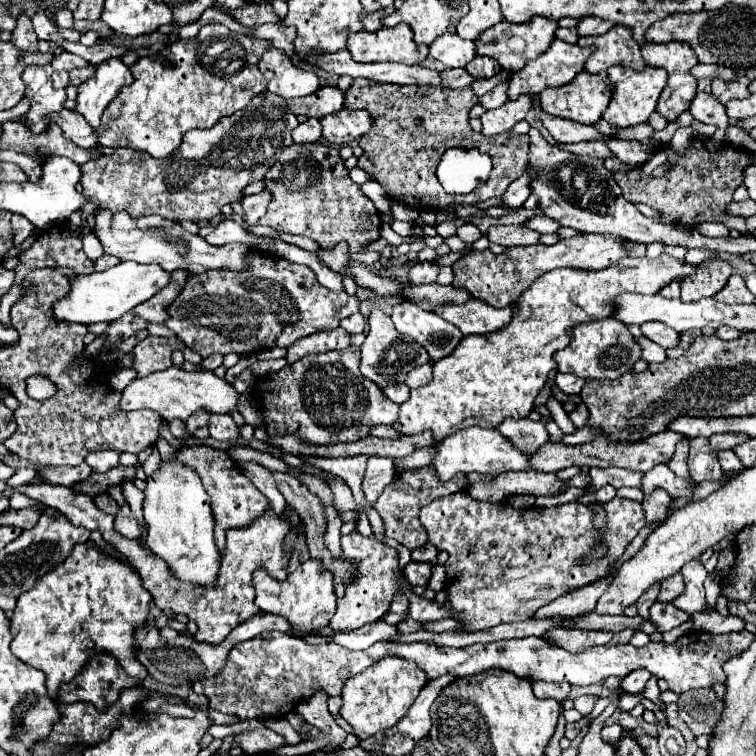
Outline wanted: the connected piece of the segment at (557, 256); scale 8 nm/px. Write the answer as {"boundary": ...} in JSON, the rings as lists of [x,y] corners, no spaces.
{"boundary":[[[576,235],[572,239],[562,239],[556,245],[526,245],[526,247],[510,247],[502,255],[492,255],[486,251],[472,251],[464,257],[460,257],[452,269],[454,269],[454,281],[456,289],[468,291],[476,299],[484,299],[492,307],[508,307],[524,289],[528,289],[540,275],[558,269],[558,267],[574,267],[574,269],[606,269],[612,263],[616,263],[620,257],[626,255],[622,237],[614,235]]]}

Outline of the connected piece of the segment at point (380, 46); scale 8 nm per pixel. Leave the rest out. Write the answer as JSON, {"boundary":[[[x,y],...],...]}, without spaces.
{"boundary":[[[406,23],[382,27],[376,33],[358,31],[348,35],[348,51],[358,63],[396,61],[404,65],[418,65],[428,55],[428,45],[414,43],[414,33]]]}

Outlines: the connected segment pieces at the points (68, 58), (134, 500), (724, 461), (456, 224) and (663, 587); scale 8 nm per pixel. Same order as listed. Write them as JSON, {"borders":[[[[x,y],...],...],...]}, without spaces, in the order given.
{"borders":[[[[62,51],[62,53],[60,53],[58,57],[54,57],[54,61],[52,61],[52,67],[54,67],[56,71],[60,71],[60,69],[72,71],[72,69],[76,69],[76,67],[86,67],[86,65],[88,65],[86,59],[78,57],[78,55],[72,55],[72,53],[68,53],[68,51]]],[[[126,481],[124,485],[122,485],[122,489],[124,489],[124,495],[126,495],[126,501],[128,501],[128,505],[130,505],[130,509],[132,509],[132,515],[138,519],[138,523],[140,523],[140,527],[142,527],[142,535],[140,535],[140,545],[142,545],[142,549],[146,549],[146,551],[150,551],[148,549],[148,545],[146,545],[146,523],[144,523],[144,513],[142,513],[142,509],[144,509],[144,493],[140,491],[140,489],[136,489],[134,487],[134,483],[130,483],[130,481]]],[[[720,451],[718,453],[718,461],[720,461],[720,465],[722,465],[722,469],[726,473],[736,473],[736,471],[742,469],[742,465],[740,465],[738,457],[734,455],[734,451]]],[[[471,217],[467,218],[458,218],[454,220],[448,220],[445,221],[435,227],[436,232],[439,236],[441,236],[443,239],[446,239],[448,237],[451,237],[456,234],[457,229],[470,220]]],[[[676,573],[668,579],[664,579],[660,583],[660,595],[658,595],[658,601],[662,603],[672,603],[680,593],[684,593],[684,581],[682,581],[682,575]]]]}

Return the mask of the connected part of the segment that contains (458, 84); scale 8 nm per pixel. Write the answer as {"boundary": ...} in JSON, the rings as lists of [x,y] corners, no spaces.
{"boundary":[[[444,69],[440,71],[440,79],[442,79],[442,87],[448,89],[462,89],[474,81],[466,69]]]}

